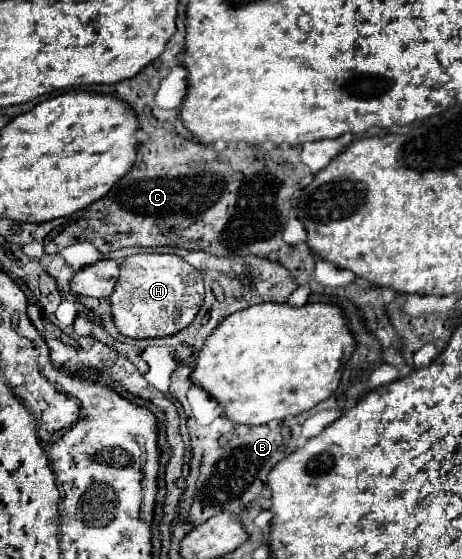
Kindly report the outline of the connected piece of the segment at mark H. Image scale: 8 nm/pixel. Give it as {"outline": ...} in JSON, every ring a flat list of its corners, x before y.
{"outline":[[134,254,126,258,120,266,122,270,116,282,116,292,108,302,112,304,116,326,124,336,128,338,156,338,164,334,170,336,186,328,196,318,196,312,204,302,204,284,202,274,186,260,182,260,176,254]]}

